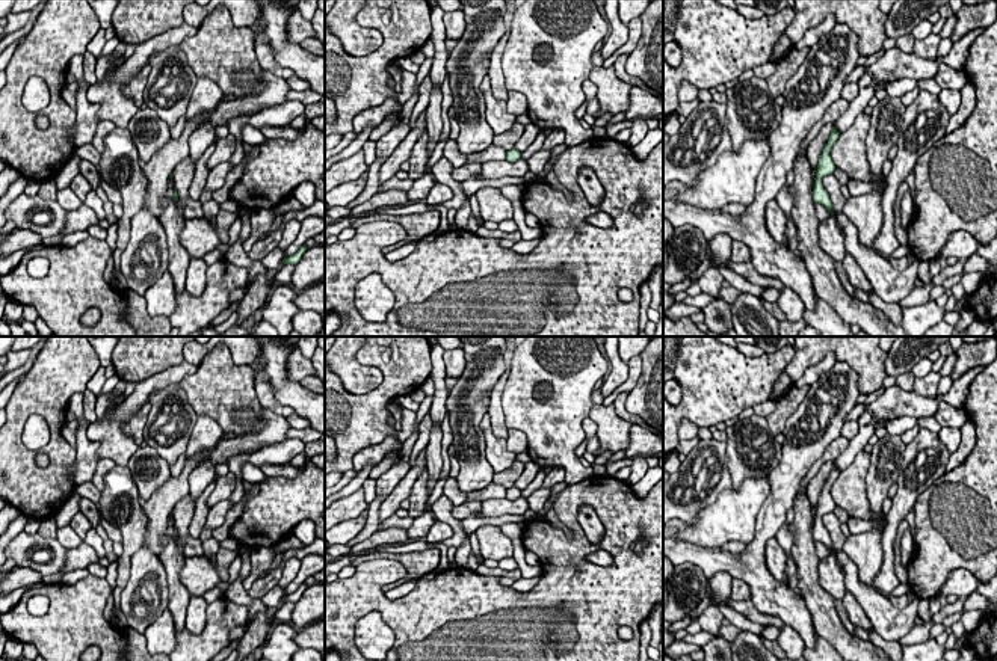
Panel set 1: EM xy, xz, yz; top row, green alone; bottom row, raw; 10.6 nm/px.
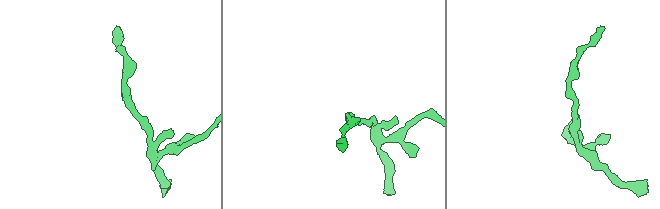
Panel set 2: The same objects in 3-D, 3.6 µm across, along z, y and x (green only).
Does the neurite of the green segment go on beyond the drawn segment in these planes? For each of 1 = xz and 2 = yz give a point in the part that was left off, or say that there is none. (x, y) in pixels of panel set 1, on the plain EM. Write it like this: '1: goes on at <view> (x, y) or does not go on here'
1: does not go on here
2: does not go on here

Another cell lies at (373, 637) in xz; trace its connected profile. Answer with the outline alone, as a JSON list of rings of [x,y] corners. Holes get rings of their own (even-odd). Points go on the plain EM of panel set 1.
[[[372,611],[355,623],[355,644],[367,659],[384,659],[394,644],[394,631]]]

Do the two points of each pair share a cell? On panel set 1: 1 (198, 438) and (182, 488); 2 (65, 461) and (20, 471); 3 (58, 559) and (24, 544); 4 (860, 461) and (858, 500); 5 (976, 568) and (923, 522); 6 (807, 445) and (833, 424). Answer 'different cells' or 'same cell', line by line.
1: different cells
2: same cell
3: same cell
4: same cell
5: same cell
6: same cell

